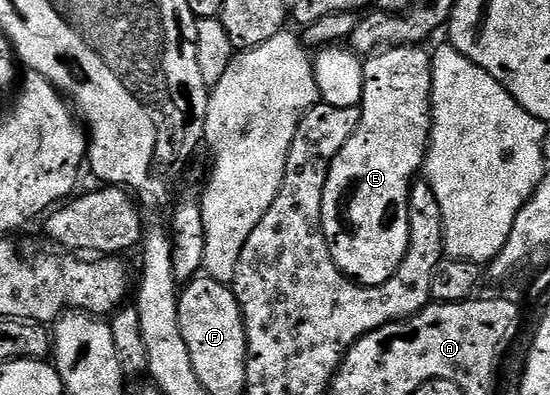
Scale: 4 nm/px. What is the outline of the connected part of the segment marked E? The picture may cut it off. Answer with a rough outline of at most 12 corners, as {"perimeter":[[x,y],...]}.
{"perimeter":[[364,62],[361,122],[331,163],[321,229],[358,285],[409,254],[433,130],[433,62]]}

